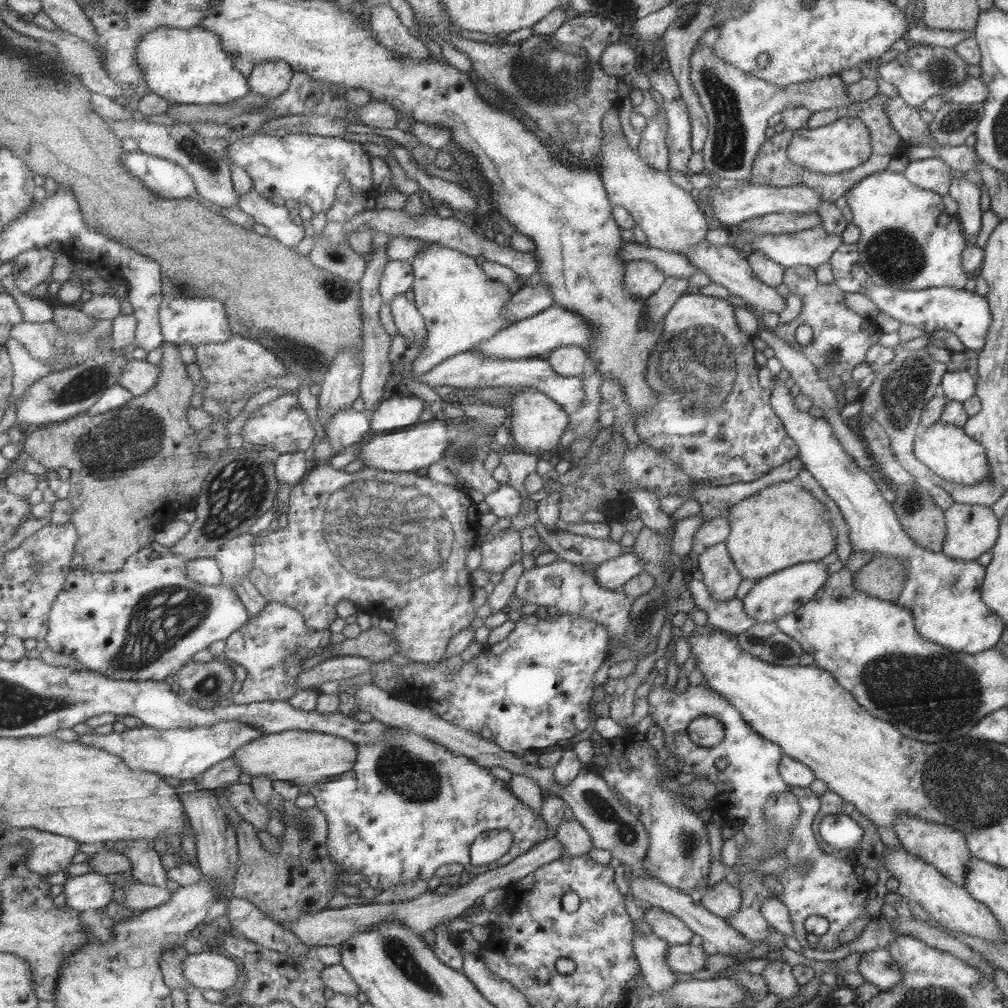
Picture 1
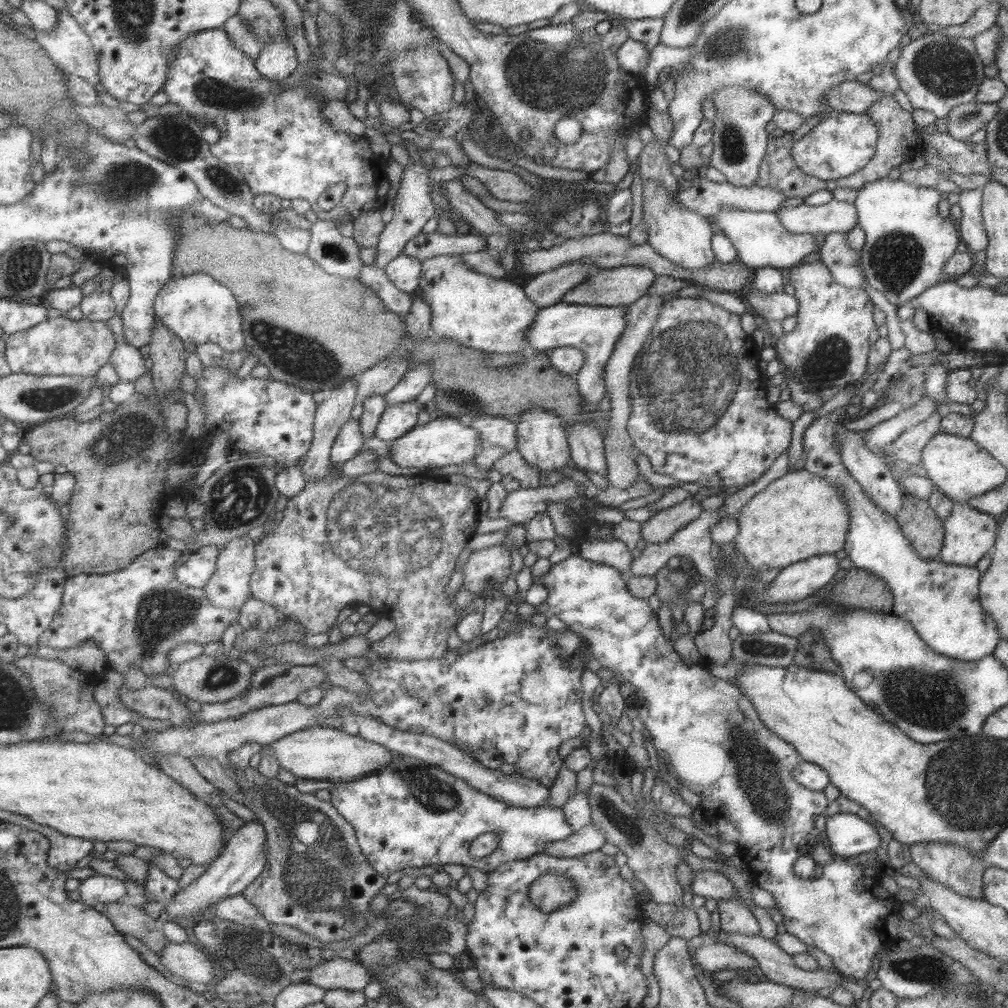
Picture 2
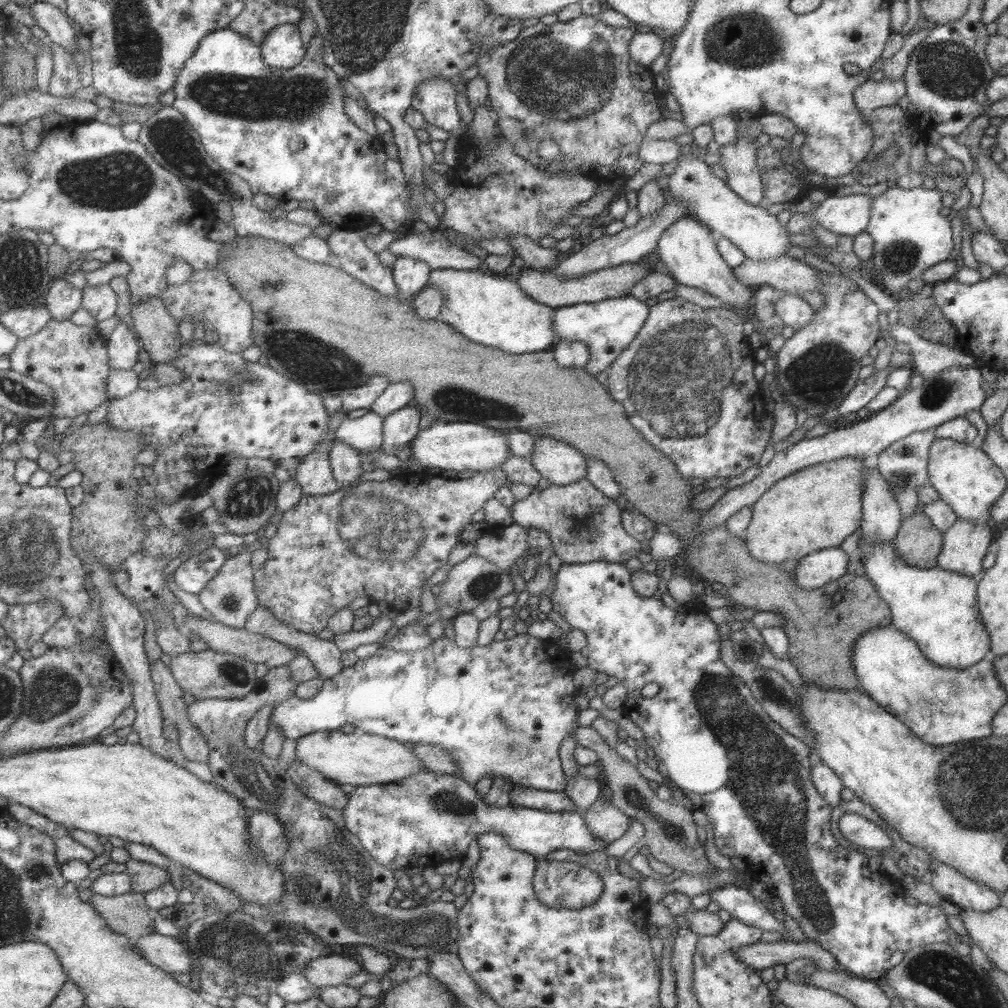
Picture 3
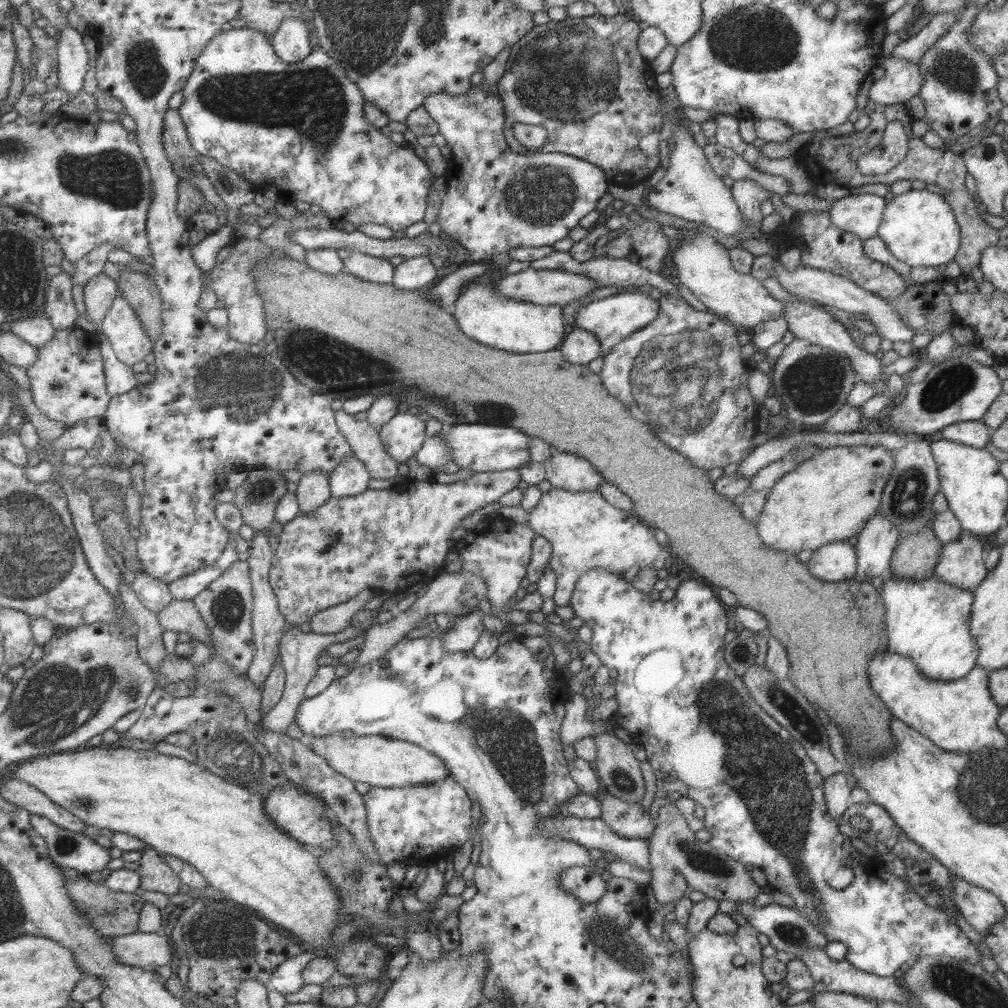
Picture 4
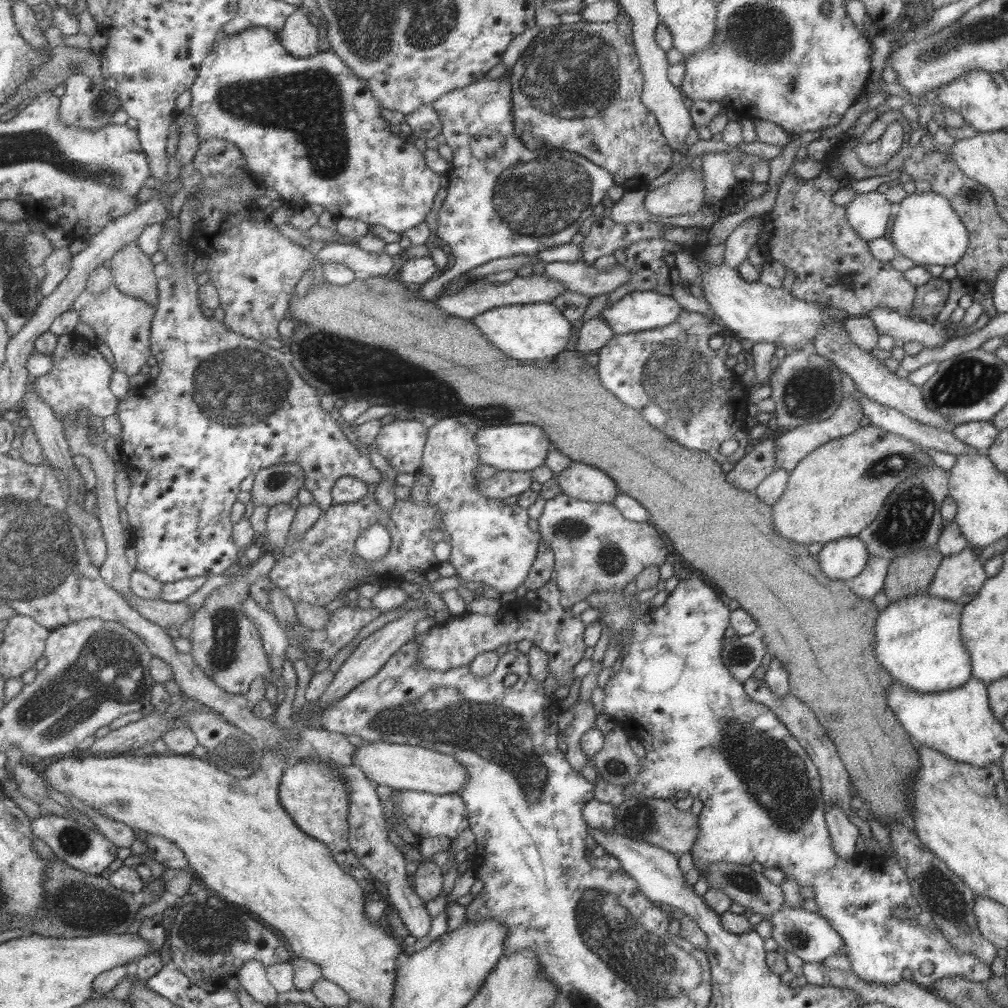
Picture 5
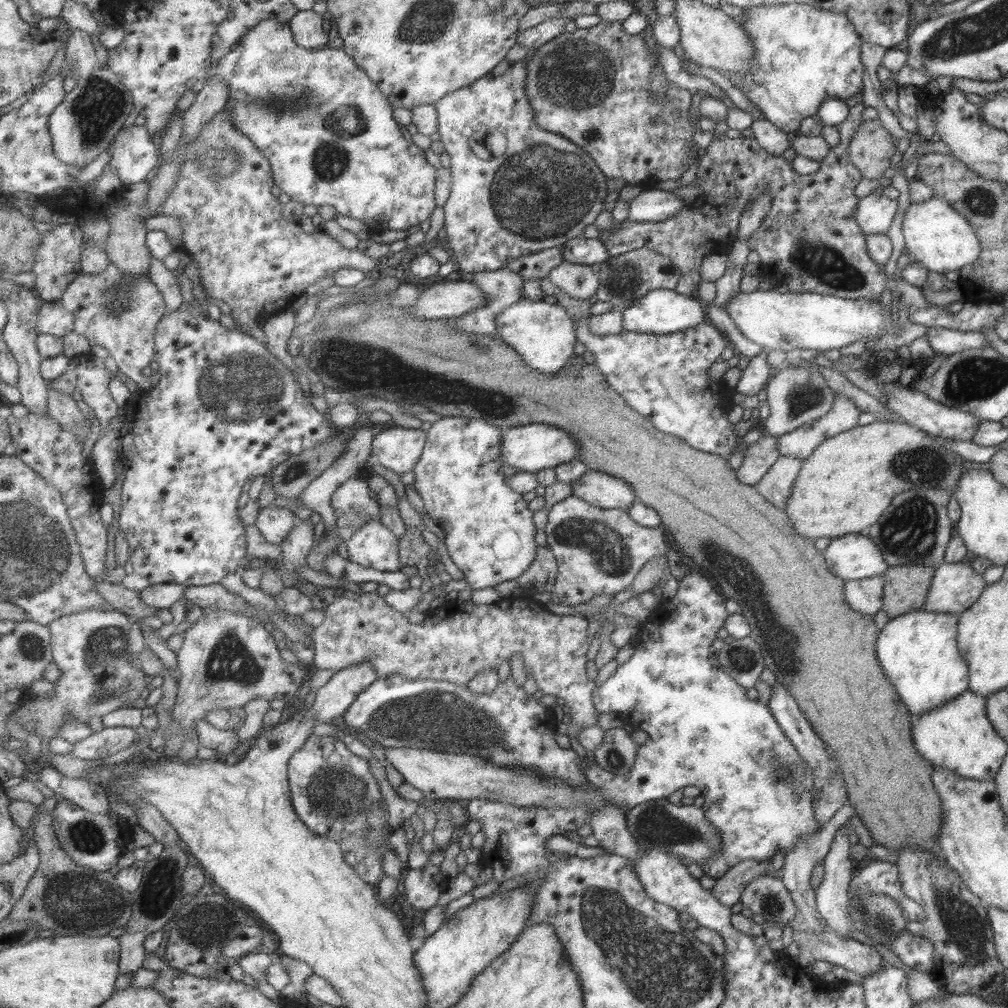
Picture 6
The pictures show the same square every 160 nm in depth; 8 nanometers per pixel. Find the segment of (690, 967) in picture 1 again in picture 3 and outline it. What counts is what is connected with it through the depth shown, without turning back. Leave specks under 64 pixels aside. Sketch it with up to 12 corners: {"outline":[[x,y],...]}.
{"outline":[[755,942],[735,957],[762,971],[805,958],[815,970],[843,972],[818,943]]}

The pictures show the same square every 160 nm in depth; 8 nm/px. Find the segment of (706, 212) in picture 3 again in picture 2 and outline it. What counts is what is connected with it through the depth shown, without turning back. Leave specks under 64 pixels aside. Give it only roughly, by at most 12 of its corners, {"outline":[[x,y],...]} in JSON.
{"outline":[[722,208],[710,221],[749,268],[779,270],[818,250],[775,212]]}

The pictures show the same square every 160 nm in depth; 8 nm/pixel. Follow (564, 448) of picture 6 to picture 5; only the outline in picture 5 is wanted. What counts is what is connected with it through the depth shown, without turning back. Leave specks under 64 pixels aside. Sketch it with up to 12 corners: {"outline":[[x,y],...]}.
{"outline":[[532,424],[475,430],[480,463],[531,471],[553,449]]}

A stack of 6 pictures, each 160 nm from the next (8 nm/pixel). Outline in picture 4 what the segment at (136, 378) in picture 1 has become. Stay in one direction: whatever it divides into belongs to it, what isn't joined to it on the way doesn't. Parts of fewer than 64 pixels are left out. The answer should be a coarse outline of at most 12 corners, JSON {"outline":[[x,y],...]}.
{"outline":[[121,294],[101,332],[119,360],[135,366],[154,352],[142,319]]}

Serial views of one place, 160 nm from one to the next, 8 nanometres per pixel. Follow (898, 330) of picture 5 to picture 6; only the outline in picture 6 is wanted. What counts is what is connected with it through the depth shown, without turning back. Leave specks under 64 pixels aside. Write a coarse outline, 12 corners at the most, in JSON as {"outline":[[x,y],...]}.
{"outline":[[926,327],[935,354],[952,355],[988,345],[981,331]]}

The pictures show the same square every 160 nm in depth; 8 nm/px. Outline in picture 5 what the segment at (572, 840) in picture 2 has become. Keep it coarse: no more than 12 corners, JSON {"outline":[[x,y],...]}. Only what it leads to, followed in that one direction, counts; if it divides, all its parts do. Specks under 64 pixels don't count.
{"outline":[[626,798],[613,830],[689,852],[700,816],[667,799]]}

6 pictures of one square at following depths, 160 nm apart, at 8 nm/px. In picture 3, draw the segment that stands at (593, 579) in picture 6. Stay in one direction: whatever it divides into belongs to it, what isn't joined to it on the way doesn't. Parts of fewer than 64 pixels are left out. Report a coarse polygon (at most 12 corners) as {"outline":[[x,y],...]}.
{"outline":[[585,478],[533,487],[510,510],[565,565],[621,564],[645,550],[623,504]]}

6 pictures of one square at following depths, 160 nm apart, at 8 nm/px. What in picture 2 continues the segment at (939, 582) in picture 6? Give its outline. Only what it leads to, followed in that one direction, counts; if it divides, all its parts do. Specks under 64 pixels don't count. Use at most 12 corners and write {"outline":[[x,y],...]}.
{"outline":[[966,502],[943,520],[937,559],[975,567],[994,546],[993,515]]}

